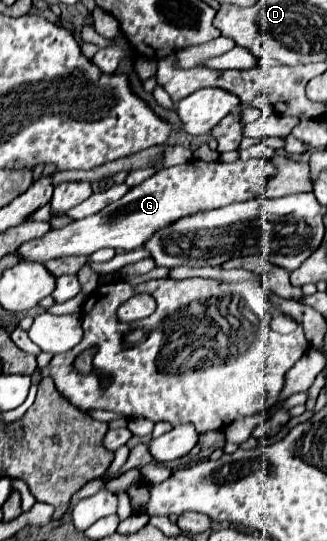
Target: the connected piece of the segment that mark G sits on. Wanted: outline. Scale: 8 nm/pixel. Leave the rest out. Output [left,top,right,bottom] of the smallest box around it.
[19,159,277,263]

